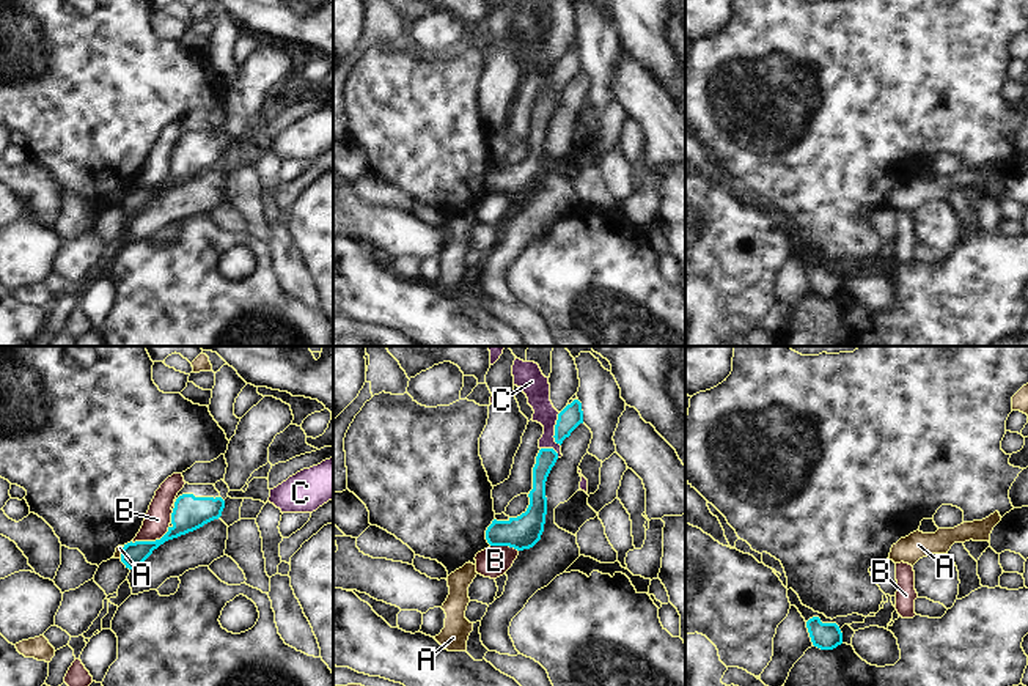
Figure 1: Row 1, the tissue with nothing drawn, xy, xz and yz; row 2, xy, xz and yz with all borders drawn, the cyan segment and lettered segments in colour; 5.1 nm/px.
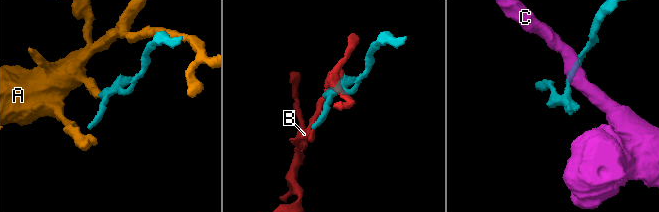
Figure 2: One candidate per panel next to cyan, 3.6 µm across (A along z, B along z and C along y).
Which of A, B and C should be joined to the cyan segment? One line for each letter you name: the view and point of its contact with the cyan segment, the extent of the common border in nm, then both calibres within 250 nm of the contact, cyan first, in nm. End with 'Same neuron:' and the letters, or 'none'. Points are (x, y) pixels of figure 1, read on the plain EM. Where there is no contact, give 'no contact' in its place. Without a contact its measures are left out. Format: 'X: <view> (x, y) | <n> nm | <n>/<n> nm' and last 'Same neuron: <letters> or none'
Same neuron: none

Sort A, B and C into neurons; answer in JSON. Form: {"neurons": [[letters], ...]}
{"neurons": [["A"], ["B"], ["C"]]}

